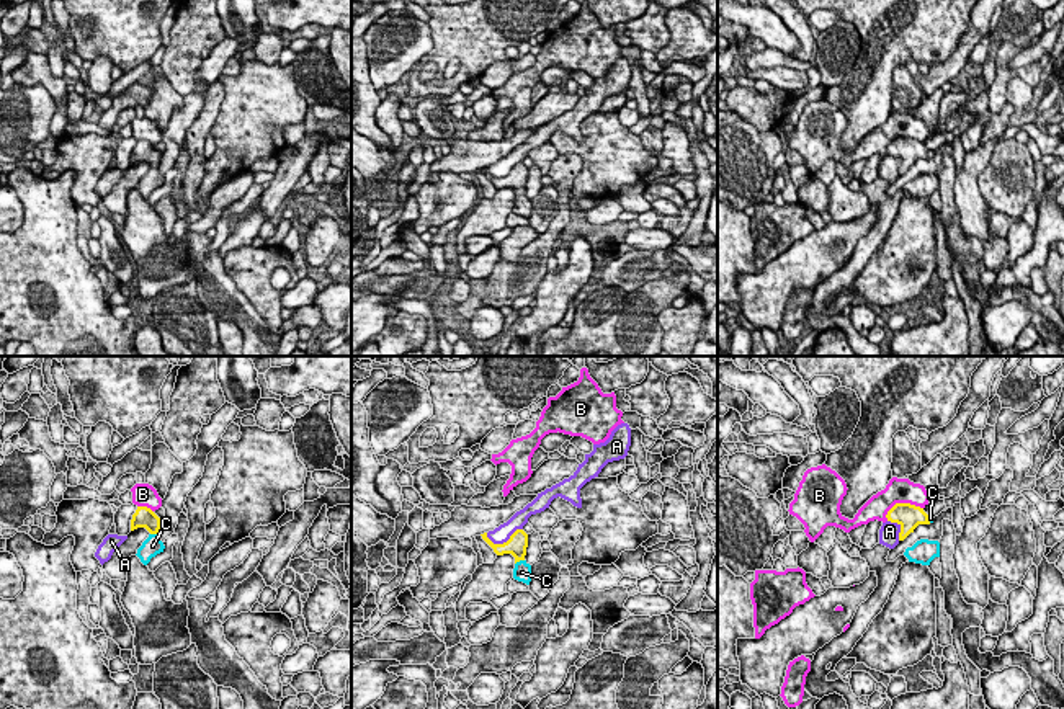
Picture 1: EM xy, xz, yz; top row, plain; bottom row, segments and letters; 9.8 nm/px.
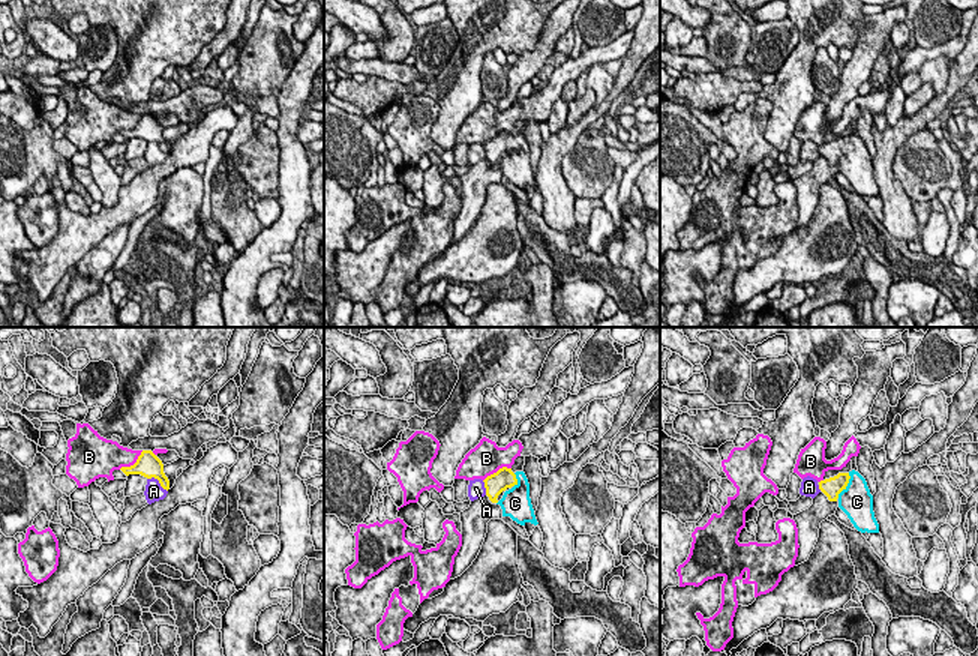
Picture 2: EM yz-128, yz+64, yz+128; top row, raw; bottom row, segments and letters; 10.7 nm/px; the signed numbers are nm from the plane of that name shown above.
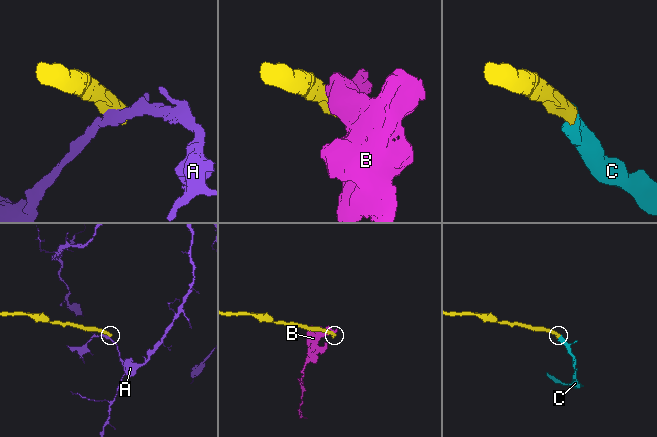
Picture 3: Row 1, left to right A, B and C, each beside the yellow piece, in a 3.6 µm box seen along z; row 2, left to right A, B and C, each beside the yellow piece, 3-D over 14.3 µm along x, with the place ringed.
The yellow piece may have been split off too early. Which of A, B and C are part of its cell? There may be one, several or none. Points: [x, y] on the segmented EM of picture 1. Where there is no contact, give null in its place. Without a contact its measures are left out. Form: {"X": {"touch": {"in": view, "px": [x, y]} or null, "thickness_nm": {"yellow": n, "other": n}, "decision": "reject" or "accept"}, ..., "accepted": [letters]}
{"A": {"touch": {"in": "xz", "px": [504, 543]}, "thickness_nm": {"yellow": 200, "other": 170}, "decision": "reject"}, "B": {"touch": {"in": "yz", "px": [903, 503]}, "thickness_nm": {"yellow": 240, "other": 260}, "decision": "reject"}, "C": {"touch": {"in": "xz", "px": [518, 561]}, "thickness_nm": {"yellow": 200, "other": 190}, "decision": "accept"}, "accepted": ["C"]}

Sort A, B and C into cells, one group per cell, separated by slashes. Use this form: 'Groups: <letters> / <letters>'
Groups: A / B / C

